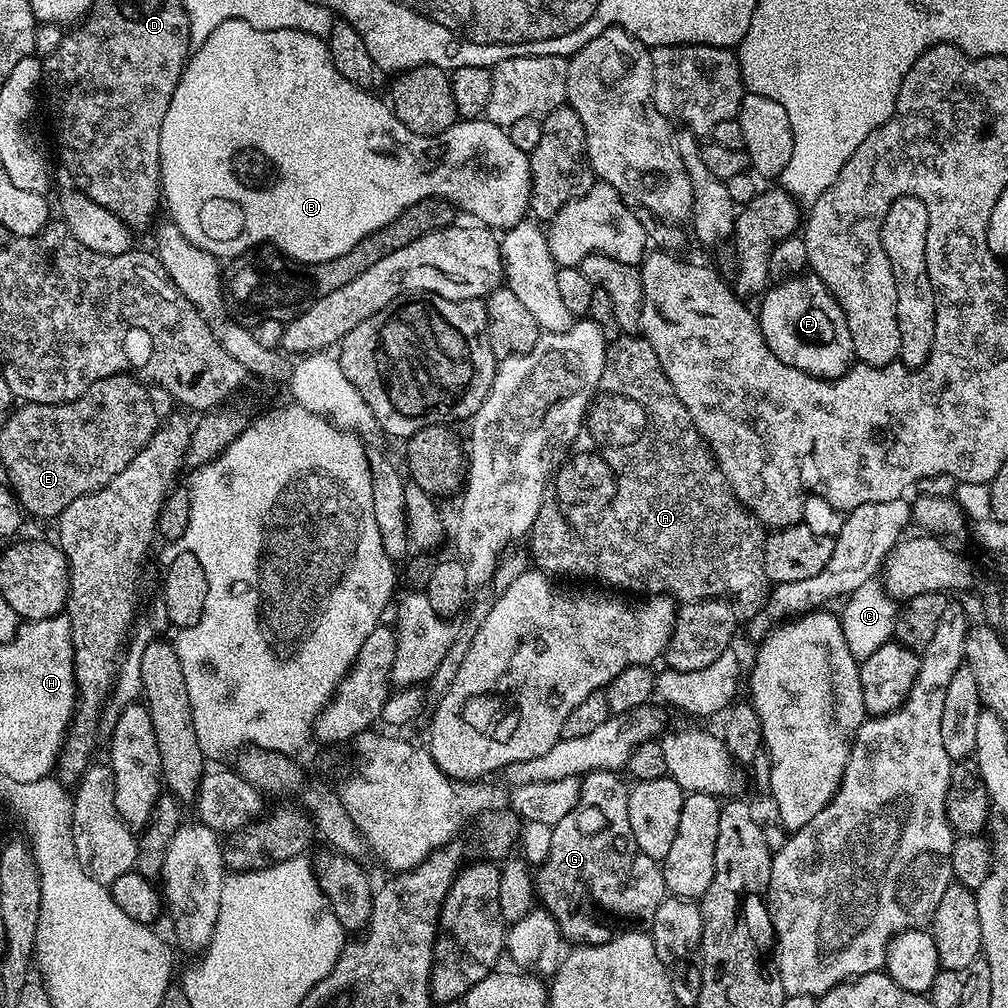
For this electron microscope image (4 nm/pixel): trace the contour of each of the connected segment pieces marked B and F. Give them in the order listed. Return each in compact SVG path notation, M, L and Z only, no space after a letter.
M241 20L222 22L222 26L218 26L218 30L214 30L214 34L210 34L210 38L206 38L203 44L199 45L191 53L188 63L184 66L184 73L180 75L178 86L170 98L170 106L166 110L166 118L162 118L162 134L160 135L160 186L162 189L162 200L166 205L166 212L168 208L169 214L172 215L169 216L171 223L176 224L178 230L182 230L182 234L186 234L186 238L190 238L190 242L194 242L194 246L206 250L211 256L217 258L225 258L224 256L235 258L259 249L261 246L271 246L275 251L287 256L289 260L297 260L300 264L317 264L318 262L330 262L334 258L338 258L342 254L354 250L354 246L358 246L358 242L362 242L362 238L366 238L370 234L382 230L382 226L394 222L394 218L398 218L398 214L402 214L410 206L414 206L431 196L435 196L438 200L451 200L461 213L469 212L476 219L473 221L479 222L483 227L493 230L513 228L517 222L529 215L532 203L532 171L530 170L530 162L528 161L529 153L518 150L518 146L514 146L514 142L510 142L505 129L498 127L497 124L490 122L487 118L478 120L457 119L456 123L451 124L440 136L419 136L411 132L399 120L396 113L392 111L385 101L383 104L378 97L371 96L372 94L369 89L354 86L354 82L342 78L342 74L338 74L338 66L334 66L334 62L330 58L330 50L327 43L319 36L306 34L302 30L262 30L261 28L250 26L250 22L242 22Z
M801 274L781 279L763 293L760 302L758 319L766 346L770 346L786 366L794 366L820 380L836 380L852 367L850 326L846 326L844 311L819 278Z

